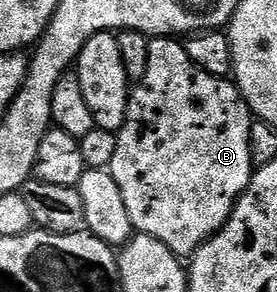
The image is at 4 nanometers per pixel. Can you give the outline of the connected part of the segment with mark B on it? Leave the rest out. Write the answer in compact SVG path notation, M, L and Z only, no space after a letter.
M152 38L148 45L150 62L146 62L144 77L131 89L126 122L116 133L110 171L114 182L118 182L118 190L122 190L133 229L153 236L177 257L188 258L220 231L232 207L252 181L250 130L254 117L235 83L222 76L206 74L206 70L189 58L179 39Z

